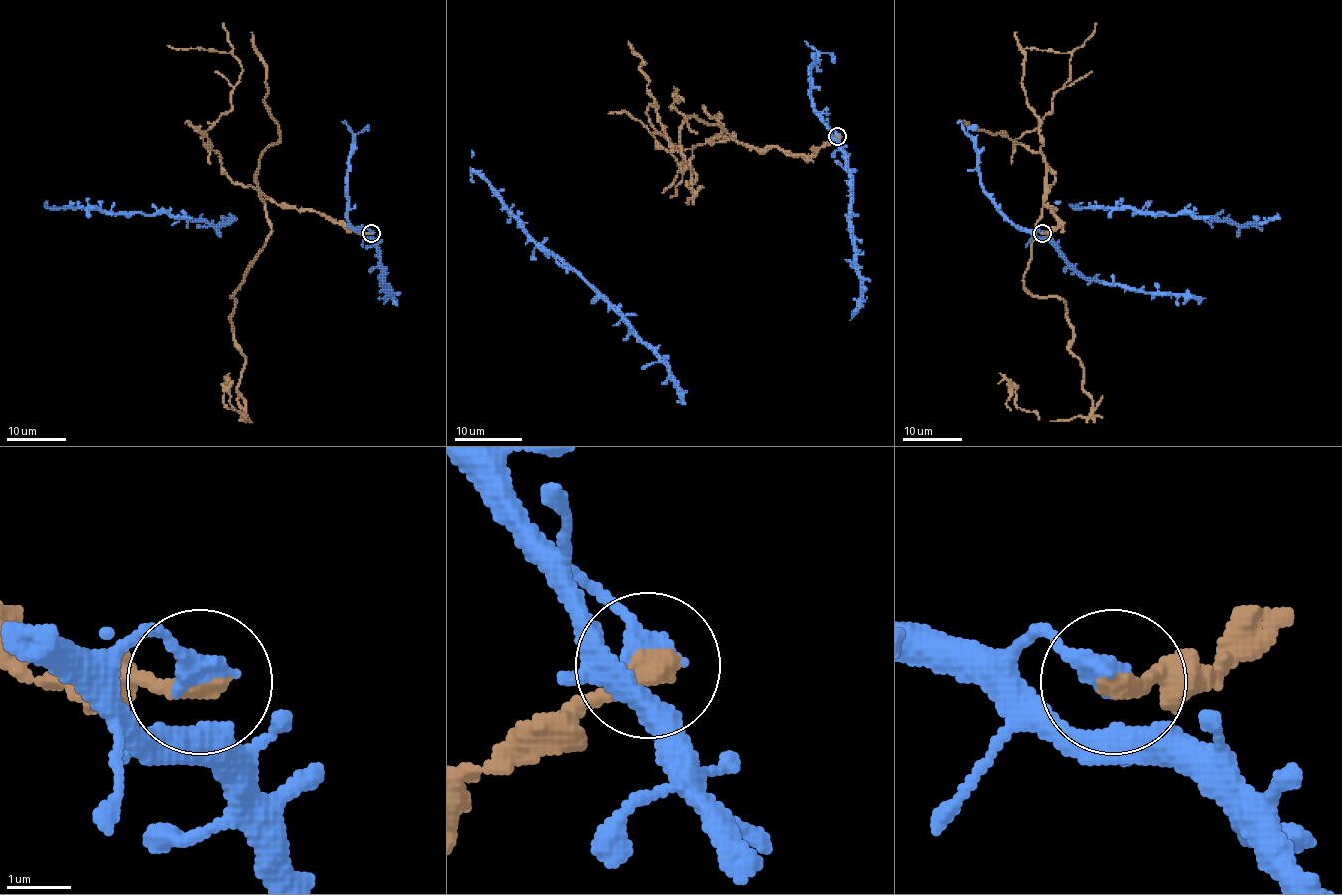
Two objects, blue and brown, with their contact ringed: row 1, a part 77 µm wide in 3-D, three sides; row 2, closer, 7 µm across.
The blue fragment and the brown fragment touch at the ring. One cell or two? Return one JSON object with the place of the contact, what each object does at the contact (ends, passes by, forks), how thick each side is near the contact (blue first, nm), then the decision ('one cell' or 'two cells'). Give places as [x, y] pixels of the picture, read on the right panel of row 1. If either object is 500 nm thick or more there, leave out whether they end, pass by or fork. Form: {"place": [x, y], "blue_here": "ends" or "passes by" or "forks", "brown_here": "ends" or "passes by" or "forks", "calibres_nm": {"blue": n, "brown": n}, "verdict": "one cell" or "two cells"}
{"place": [1042, 233], "blue_here": "ends", "brown_here": "ends", "calibres_nm": {"blue": 420, "brown": 400}, "verdict": "two cells"}

